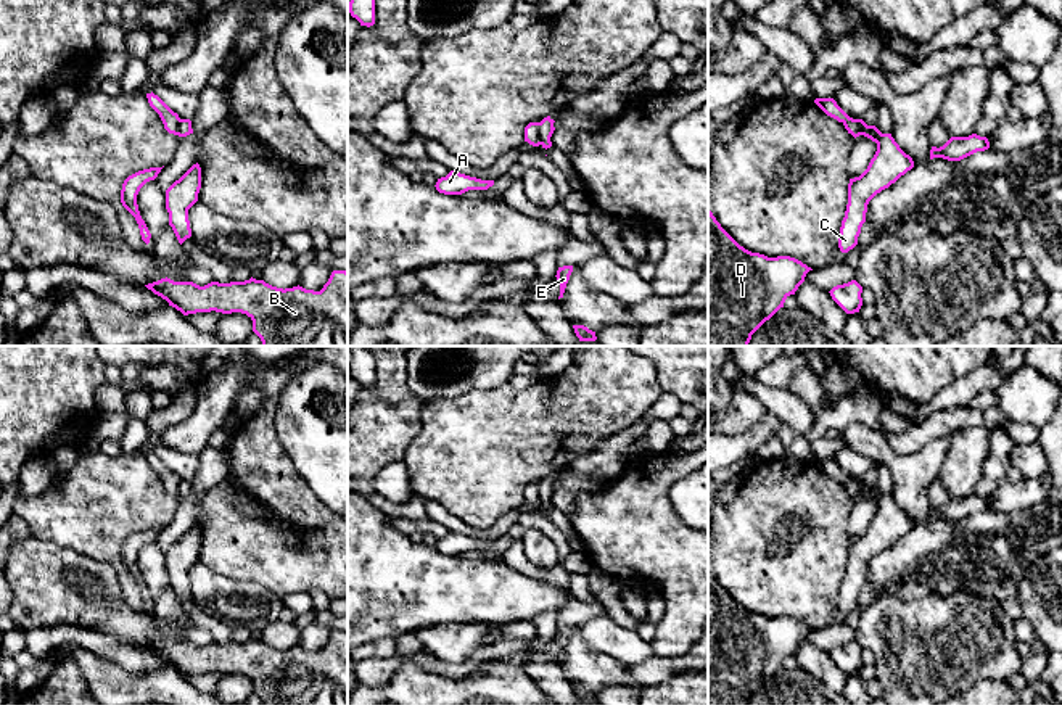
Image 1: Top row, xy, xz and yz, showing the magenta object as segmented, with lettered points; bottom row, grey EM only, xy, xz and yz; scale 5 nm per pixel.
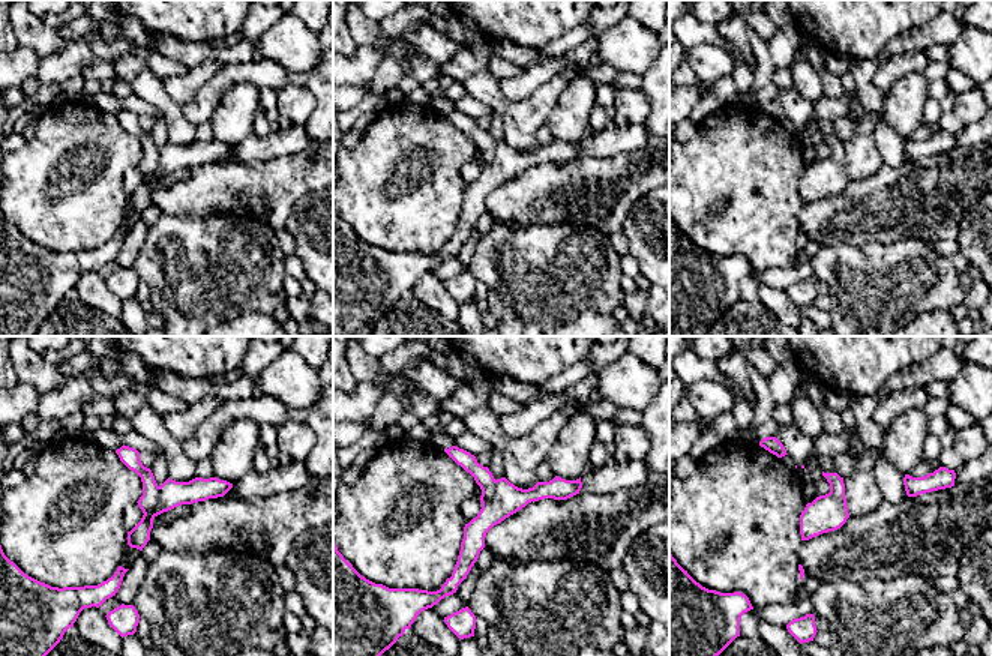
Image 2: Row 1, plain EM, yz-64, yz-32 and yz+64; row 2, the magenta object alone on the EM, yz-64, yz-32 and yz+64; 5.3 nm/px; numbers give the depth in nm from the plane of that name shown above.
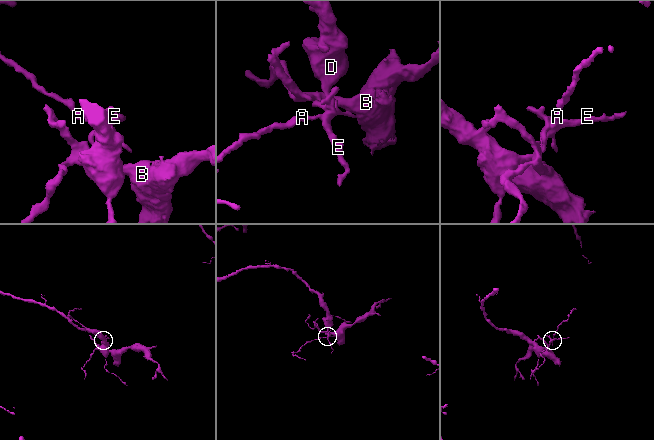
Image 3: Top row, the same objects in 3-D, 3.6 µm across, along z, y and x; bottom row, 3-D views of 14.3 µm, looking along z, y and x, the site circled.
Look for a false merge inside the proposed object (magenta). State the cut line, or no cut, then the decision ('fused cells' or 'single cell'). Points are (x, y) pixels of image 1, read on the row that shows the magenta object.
cut xz (541, 123), (539, 144); fused cells

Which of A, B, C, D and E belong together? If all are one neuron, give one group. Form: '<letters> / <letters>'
A C D E / B

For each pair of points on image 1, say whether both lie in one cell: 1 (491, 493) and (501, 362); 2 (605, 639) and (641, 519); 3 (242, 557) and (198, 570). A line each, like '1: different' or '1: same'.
1: different
2: different
3: different

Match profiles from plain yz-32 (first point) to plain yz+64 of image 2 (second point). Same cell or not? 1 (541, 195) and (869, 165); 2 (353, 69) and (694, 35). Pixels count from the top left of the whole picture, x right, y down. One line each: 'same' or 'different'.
1: different
2: different

